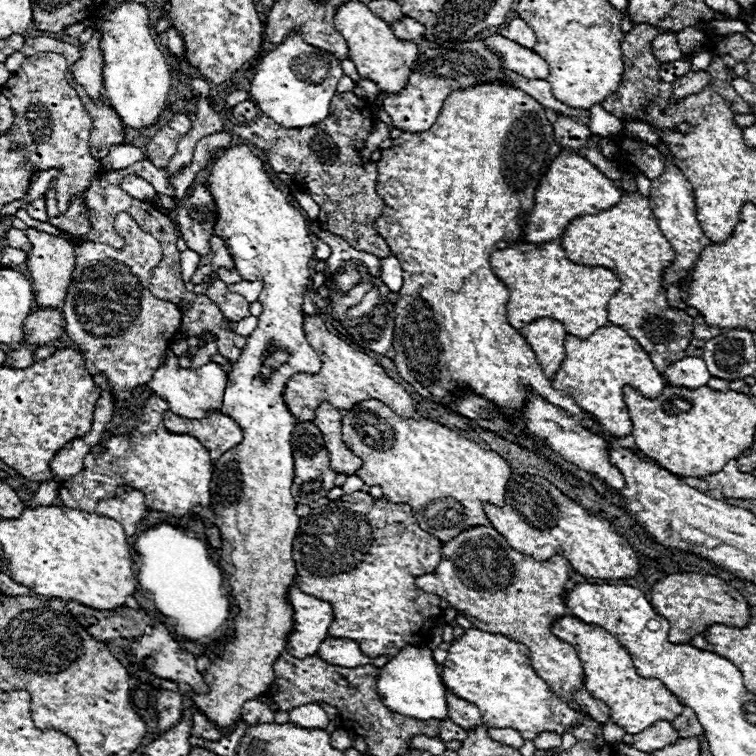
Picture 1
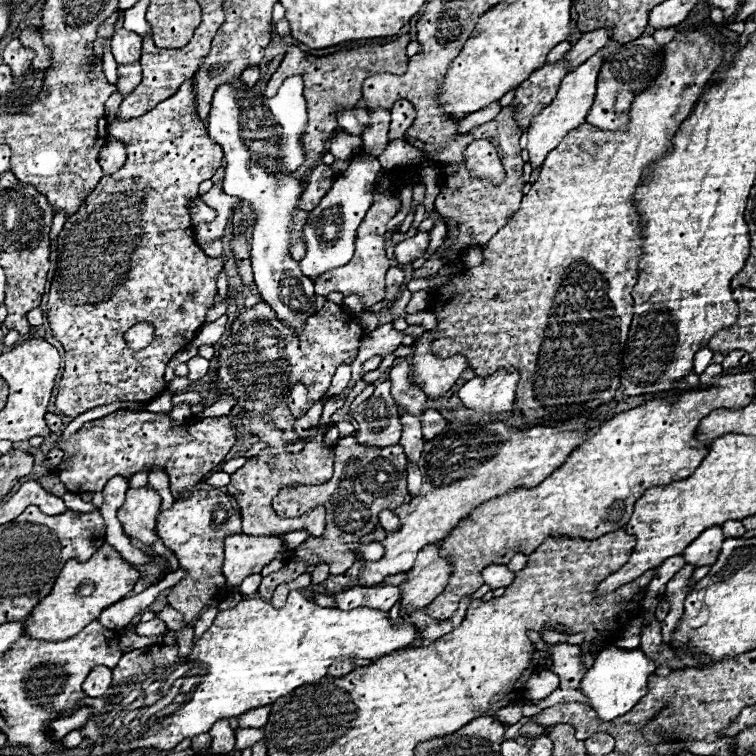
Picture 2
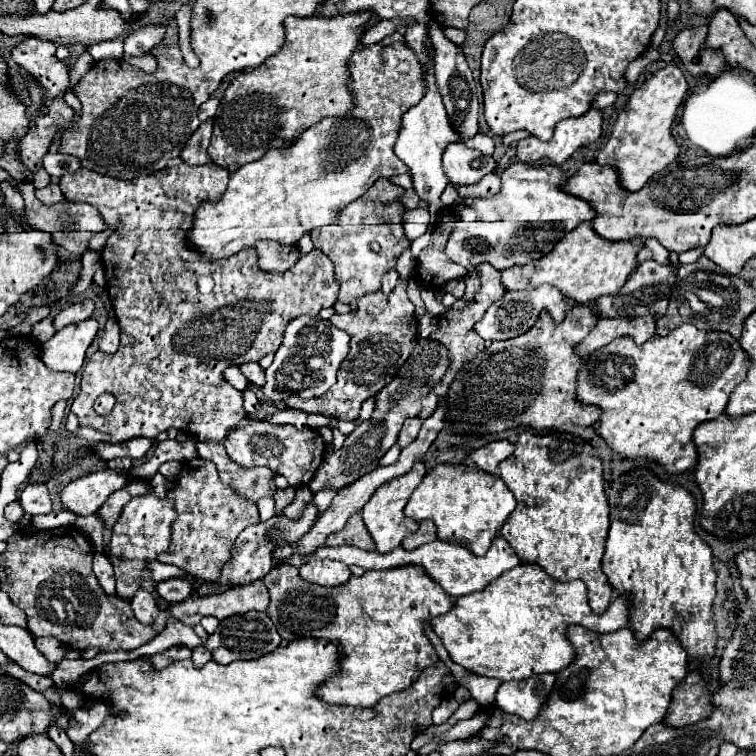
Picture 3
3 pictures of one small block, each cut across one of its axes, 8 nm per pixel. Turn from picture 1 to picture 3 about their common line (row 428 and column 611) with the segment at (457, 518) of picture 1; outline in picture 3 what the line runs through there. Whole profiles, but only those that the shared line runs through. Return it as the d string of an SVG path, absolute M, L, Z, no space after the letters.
M682 324L668 336L654 336L646 344L636 346L632 338L616 338L604 348L592 352L578 372L576 400L602 410L598 434L620 458L650 458L664 466L668 474L680 474L696 464L696 448L692 432L698 424L714 420L726 410L728 396L742 382L750 366L748 354L726 332L704 332L692 324Z

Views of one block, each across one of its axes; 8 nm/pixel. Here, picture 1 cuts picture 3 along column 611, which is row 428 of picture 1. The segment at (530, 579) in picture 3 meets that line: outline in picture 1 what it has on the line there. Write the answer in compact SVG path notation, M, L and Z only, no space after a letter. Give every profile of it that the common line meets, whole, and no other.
M604 326L588 340L580 340L570 334L566 336L566 358L552 378L552 386L572 396L612 436L628 436L632 432L632 424L622 400L622 388L636 386L636 390L640 390L646 398L658 398L666 382L634 338L618 326Z

